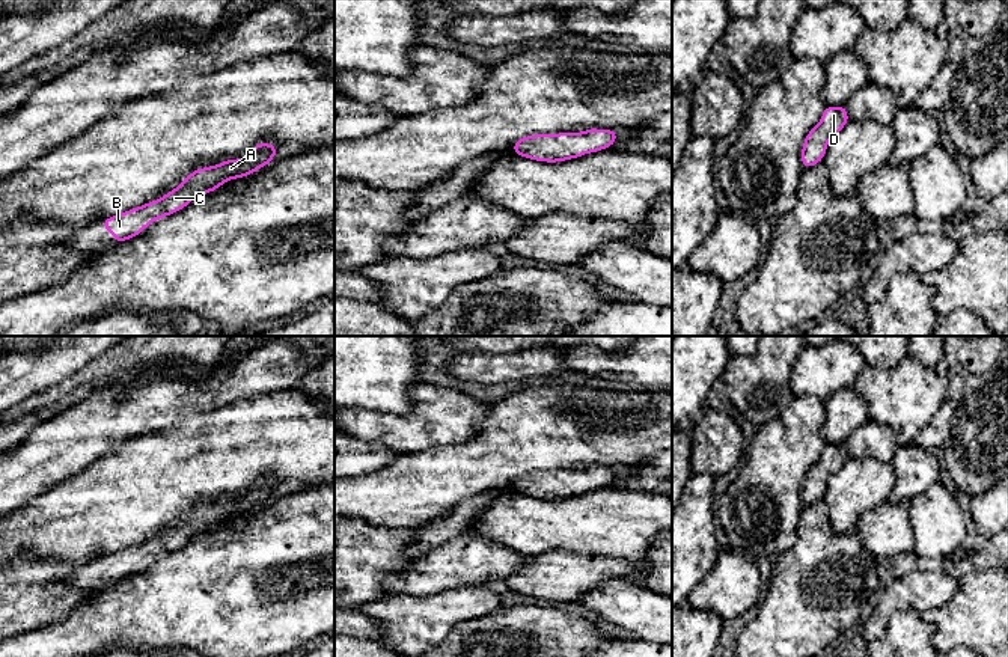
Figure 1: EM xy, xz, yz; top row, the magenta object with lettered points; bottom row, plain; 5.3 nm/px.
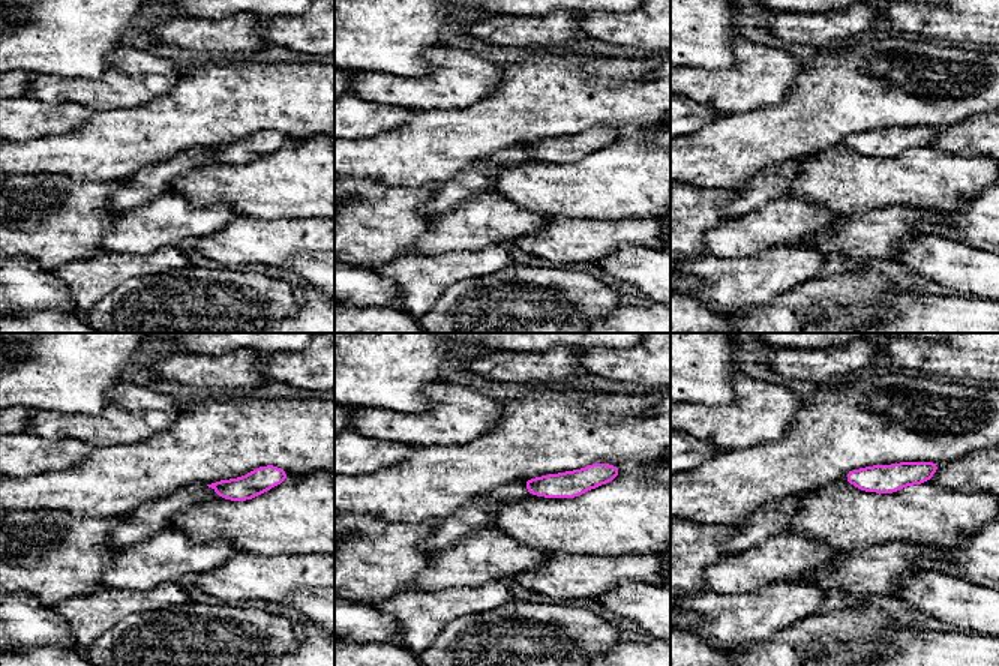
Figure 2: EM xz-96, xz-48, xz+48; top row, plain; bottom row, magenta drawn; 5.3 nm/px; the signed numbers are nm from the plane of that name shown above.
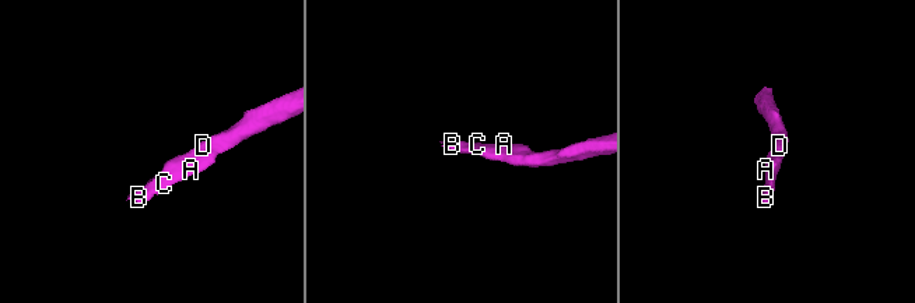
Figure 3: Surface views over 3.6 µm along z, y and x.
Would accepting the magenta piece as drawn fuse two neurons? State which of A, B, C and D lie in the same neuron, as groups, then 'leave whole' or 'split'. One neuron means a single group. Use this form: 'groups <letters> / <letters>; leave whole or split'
groups A B C D; leave whole

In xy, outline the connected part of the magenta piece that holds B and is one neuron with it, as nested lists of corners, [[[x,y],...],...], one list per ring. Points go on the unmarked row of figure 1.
[[[273,481],[255,482],[247,494],[193,508],[176,526],[163,532],[161,536],[108,555],[101,562],[115,574],[116,582],[127,579],[137,574],[154,556],[161,558],[169,552],[178,550],[193,536],[220,526],[226,518],[252,512],[267,503],[276,491],[277,485]]]

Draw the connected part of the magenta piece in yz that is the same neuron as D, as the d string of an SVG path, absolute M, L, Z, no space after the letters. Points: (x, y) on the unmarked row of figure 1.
M826 443L818 463L808 470L802 484L803 506L823 499L829 478L835 475L848 458L850 455L847 452L845 443Z

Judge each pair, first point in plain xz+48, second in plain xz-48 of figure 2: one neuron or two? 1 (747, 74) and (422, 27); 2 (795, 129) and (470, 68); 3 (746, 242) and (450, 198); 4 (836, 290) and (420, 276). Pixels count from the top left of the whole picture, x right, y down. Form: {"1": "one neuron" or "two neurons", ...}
{"1": "two neurons", "2": "two neurons", "3": "two neurons", "4": "two neurons"}

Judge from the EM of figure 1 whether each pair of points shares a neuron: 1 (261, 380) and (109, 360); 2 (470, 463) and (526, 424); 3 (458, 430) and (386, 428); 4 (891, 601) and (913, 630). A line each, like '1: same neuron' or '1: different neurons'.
1: different neurons
2: same neuron
3: same neuron
4: different neurons

